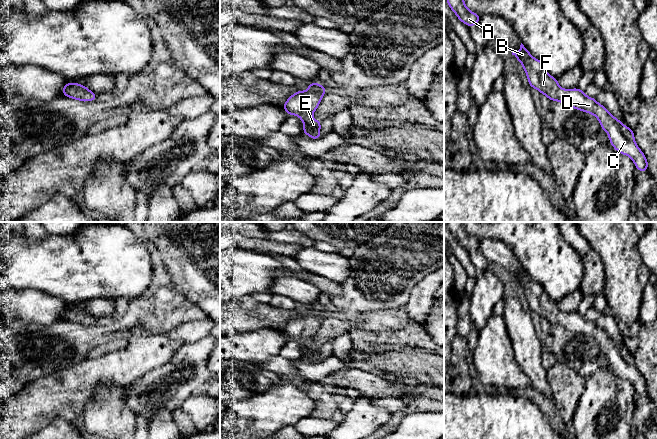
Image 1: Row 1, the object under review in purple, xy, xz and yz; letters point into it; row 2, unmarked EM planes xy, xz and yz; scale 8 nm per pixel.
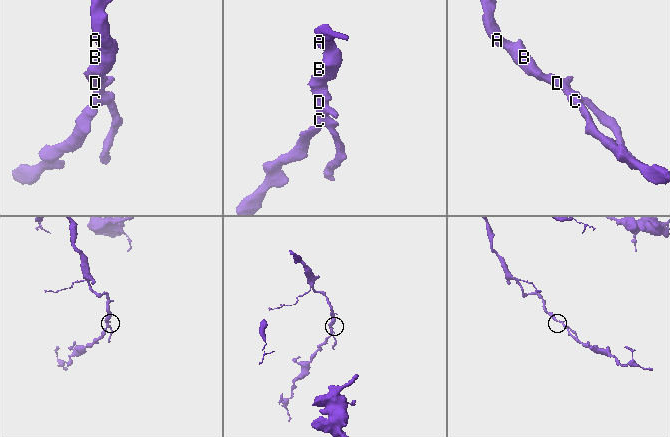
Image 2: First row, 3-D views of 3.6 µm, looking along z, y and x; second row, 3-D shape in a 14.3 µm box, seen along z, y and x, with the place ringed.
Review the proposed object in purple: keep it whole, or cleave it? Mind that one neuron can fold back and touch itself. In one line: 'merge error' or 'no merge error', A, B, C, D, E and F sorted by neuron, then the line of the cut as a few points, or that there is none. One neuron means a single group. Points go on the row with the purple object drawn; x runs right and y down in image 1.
no merge error | A B C D E F | no cut

